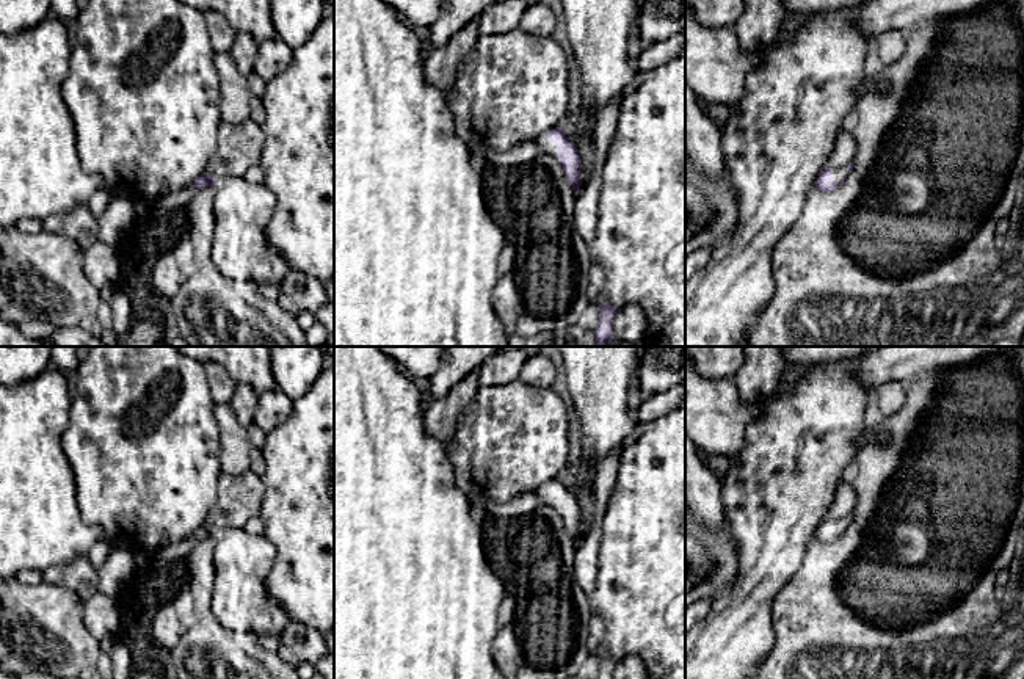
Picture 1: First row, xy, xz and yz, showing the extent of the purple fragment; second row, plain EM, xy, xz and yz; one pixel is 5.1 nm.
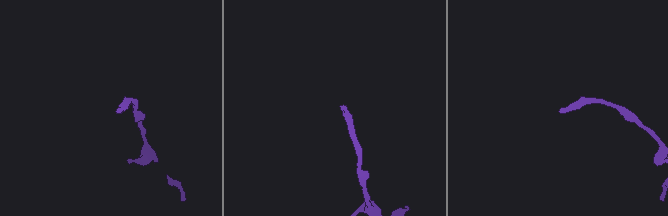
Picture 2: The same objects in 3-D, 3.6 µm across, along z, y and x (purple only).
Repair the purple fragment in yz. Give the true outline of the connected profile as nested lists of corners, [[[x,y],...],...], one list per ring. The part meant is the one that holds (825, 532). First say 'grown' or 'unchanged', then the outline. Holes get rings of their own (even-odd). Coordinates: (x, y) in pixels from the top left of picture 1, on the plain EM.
grown; [[[850,514],[845,521],[830,521],[825,519],[815,533],[815,538],[820,539],[822,543],[833,543],[837,541],[850,525],[852,519],[855,514]]]

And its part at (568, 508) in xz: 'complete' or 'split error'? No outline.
split error

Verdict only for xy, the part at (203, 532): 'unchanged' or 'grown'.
grown

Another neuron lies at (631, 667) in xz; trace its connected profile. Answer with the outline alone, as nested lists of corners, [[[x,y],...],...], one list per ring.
[[[627,655],[616,662],[613,679],[648,679],[646,666],[637,655]]]

